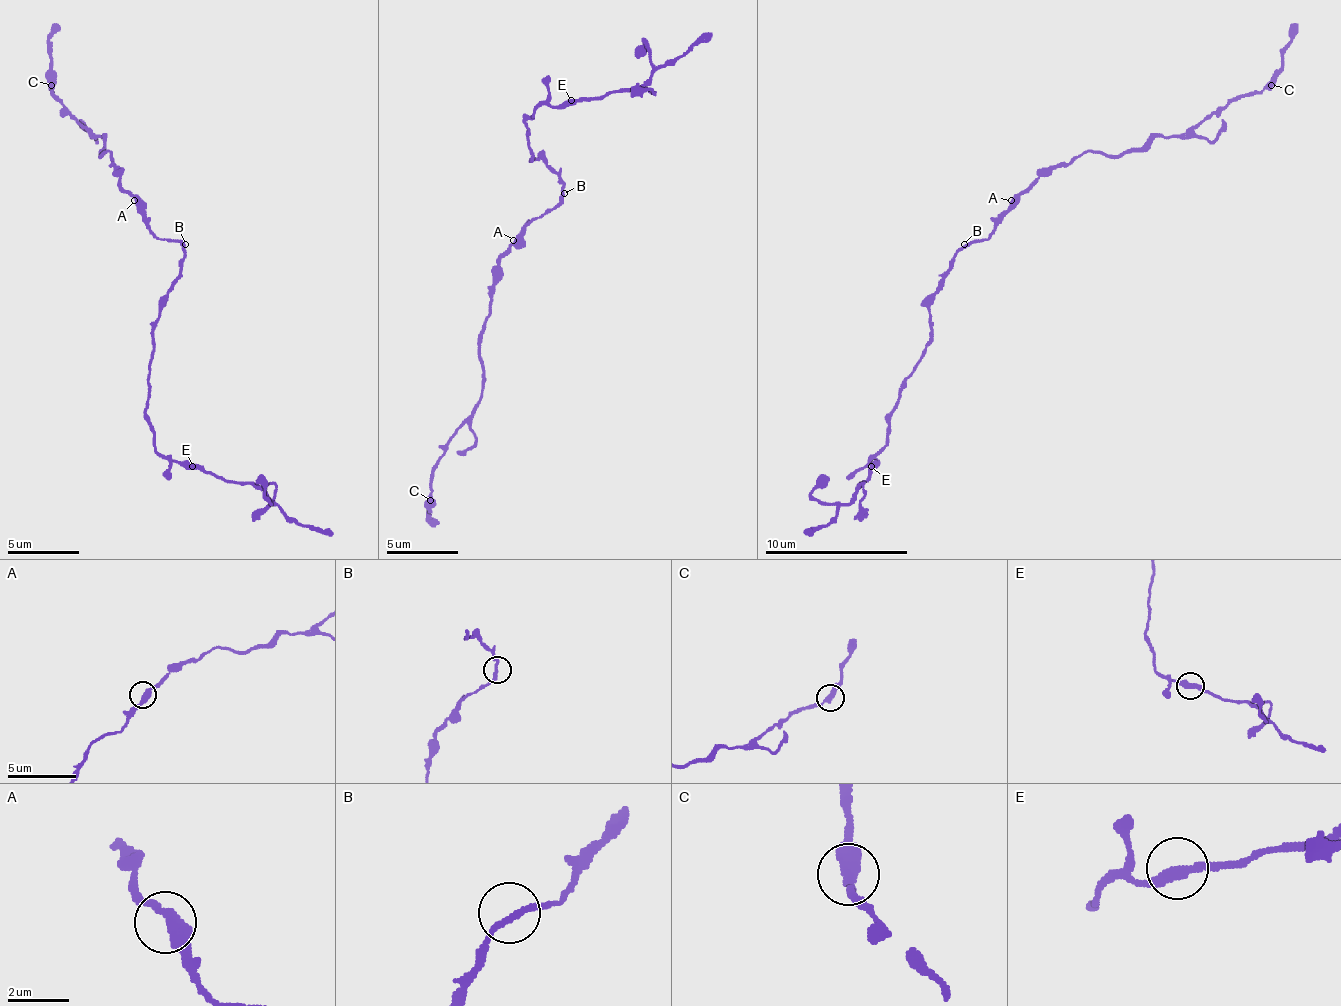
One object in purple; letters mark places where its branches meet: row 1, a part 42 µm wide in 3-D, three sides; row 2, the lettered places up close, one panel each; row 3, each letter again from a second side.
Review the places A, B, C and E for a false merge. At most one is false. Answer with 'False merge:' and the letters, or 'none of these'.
False merge: none of these

